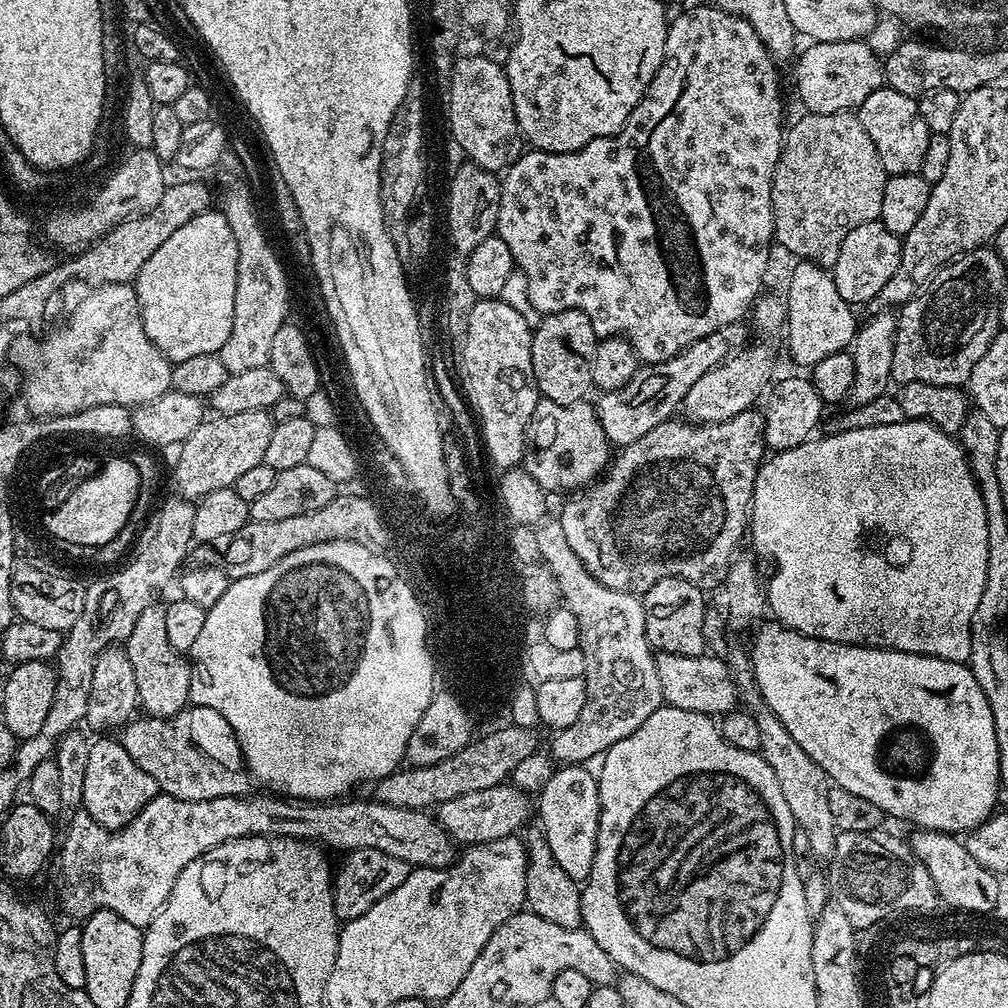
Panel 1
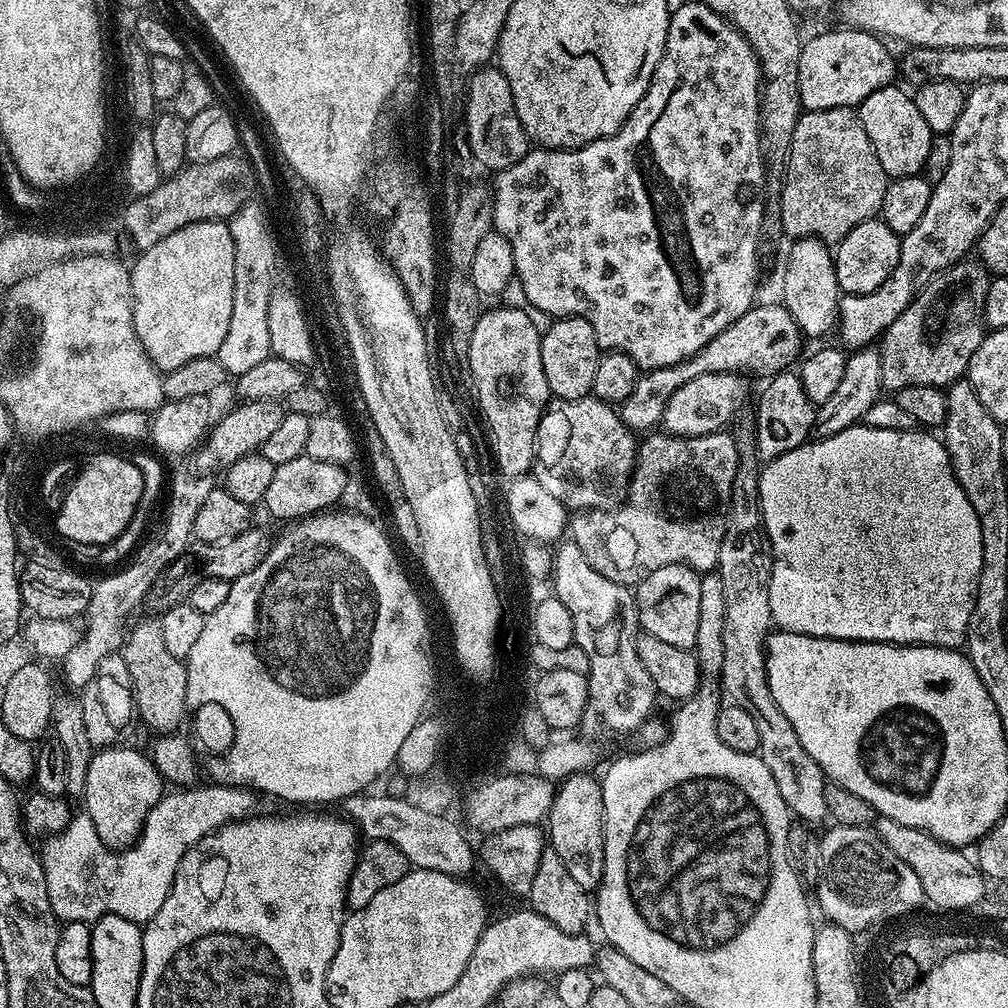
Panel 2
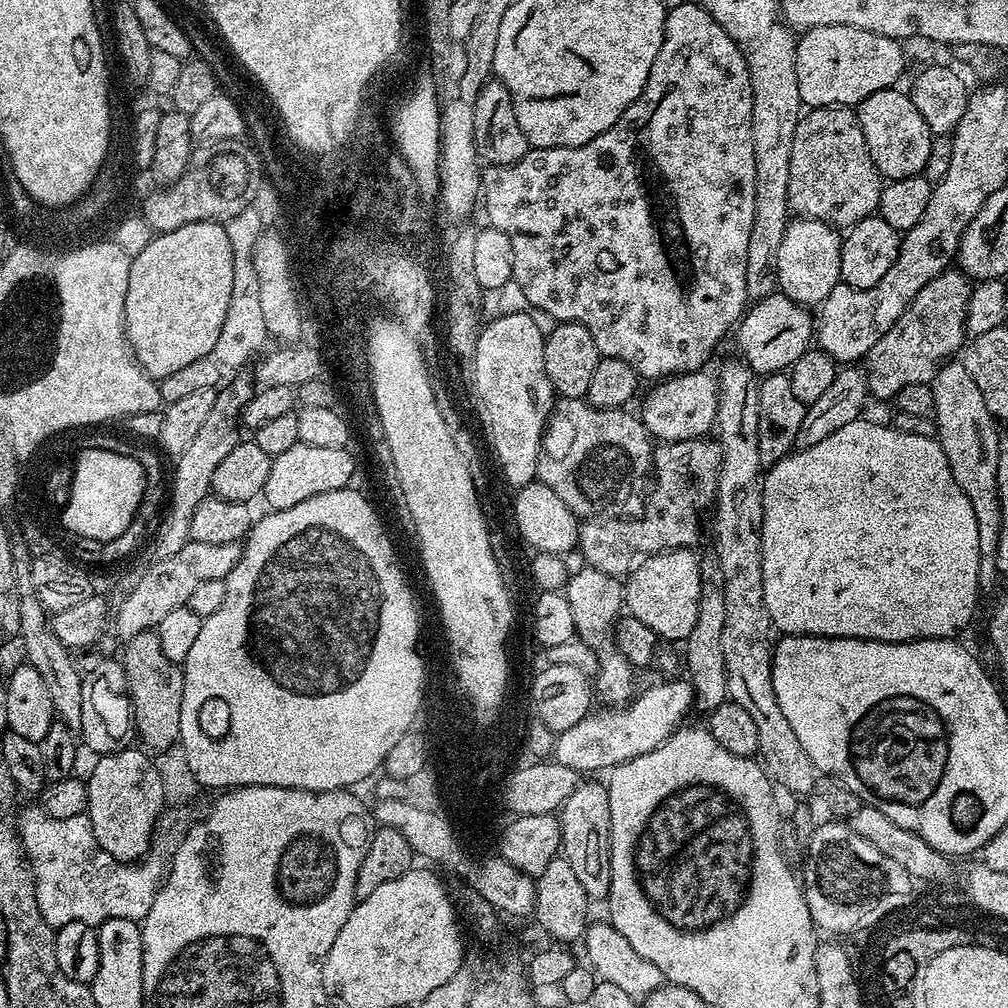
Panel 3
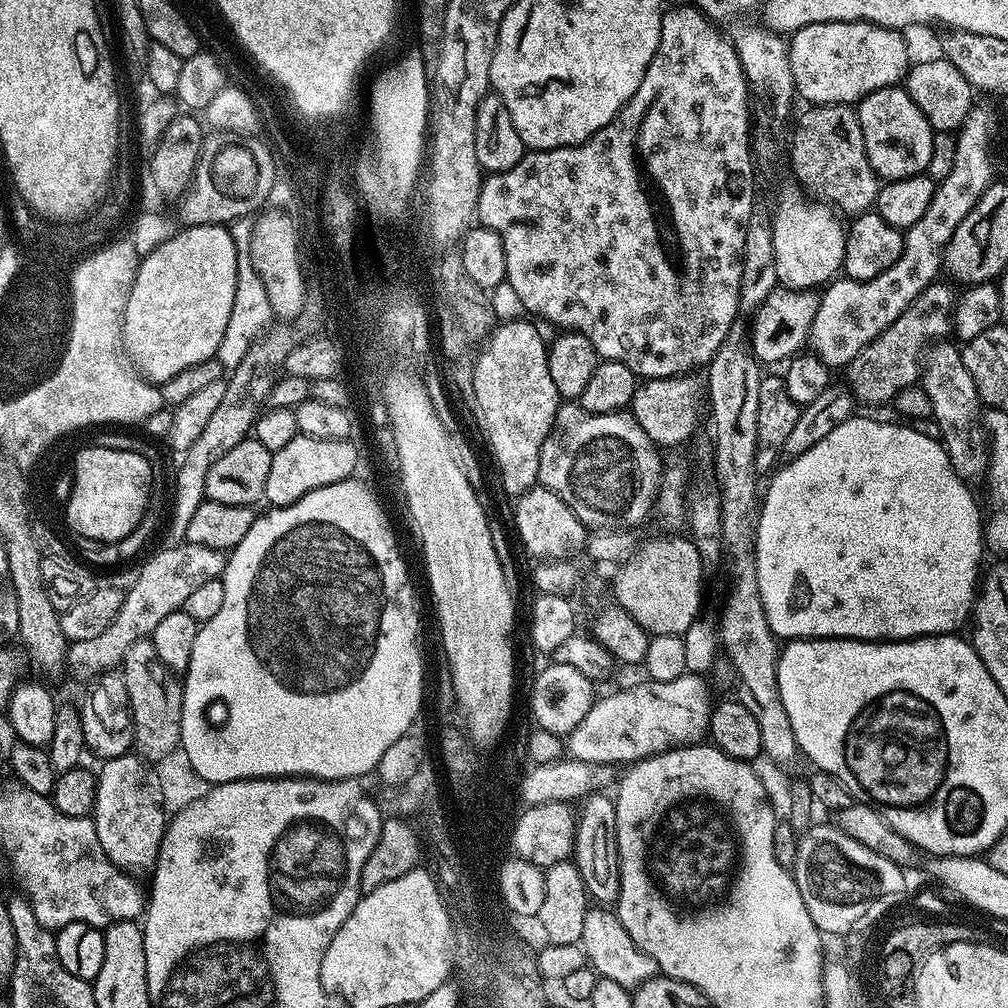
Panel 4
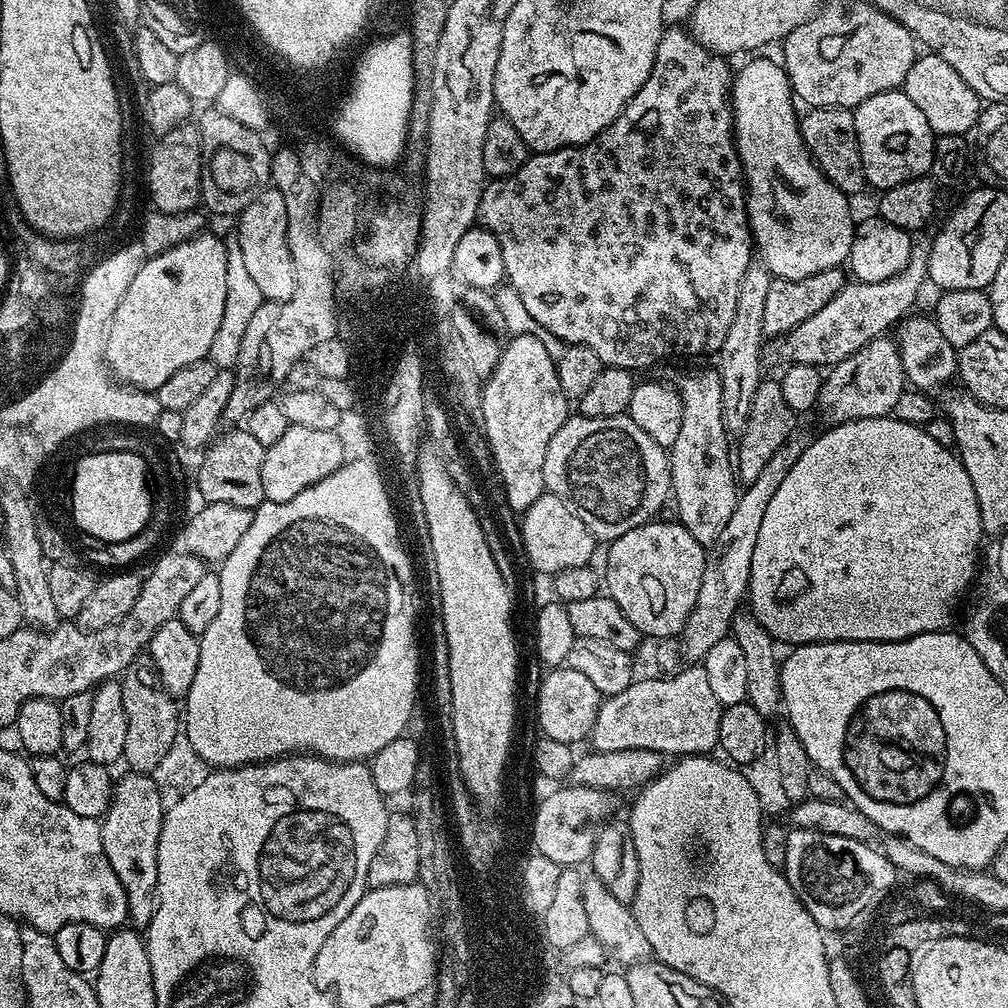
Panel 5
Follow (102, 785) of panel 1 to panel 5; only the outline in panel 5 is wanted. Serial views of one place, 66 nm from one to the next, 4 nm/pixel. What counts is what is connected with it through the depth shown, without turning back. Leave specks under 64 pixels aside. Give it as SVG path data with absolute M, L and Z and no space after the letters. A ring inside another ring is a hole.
M129 771L115 781L112 801L108 812L102 817L100 837L106 850L106 858L126 890L128 920L137 930L147 929L156 913L156 891L158 890L158 838L162 834L165 808L158 798L158 786L151 775Z

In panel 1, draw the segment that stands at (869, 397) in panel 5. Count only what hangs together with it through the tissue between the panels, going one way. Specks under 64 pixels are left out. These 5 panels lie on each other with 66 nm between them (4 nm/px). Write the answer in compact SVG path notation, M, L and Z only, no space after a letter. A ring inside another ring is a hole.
M995 247L975 248L944 265L924 290L899 309L892 378L897 385L930 382L958 388L969 383L975 363L1001 330L1000 295L1006 266Z

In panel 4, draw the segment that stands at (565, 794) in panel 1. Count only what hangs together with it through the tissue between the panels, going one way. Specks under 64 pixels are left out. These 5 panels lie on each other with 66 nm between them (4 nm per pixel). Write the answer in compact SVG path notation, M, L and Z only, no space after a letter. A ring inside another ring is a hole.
M593 794L583 801L576 824L574 863L582 874L589 897L597 905L612 906L620 899L620 855L616 837L616 806L608 794Z

